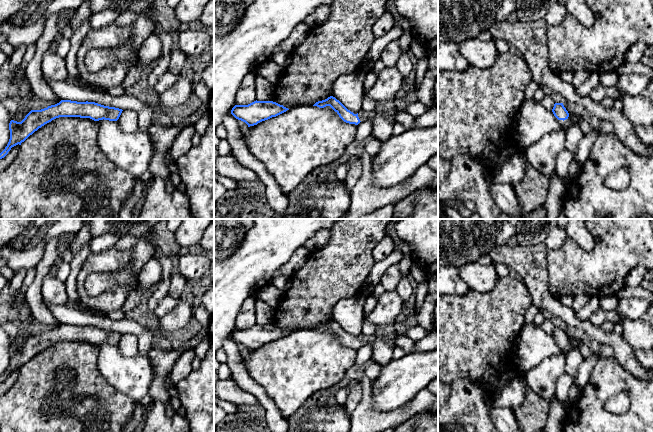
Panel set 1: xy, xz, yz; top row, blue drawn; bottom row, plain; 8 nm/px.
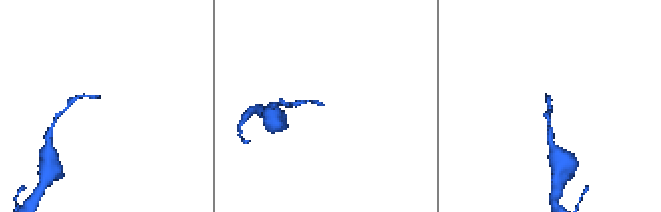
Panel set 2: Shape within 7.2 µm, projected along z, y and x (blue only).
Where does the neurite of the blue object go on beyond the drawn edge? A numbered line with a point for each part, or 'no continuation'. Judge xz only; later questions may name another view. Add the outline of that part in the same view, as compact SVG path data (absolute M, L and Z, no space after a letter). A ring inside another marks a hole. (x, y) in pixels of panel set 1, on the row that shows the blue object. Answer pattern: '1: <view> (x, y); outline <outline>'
1: xz (382, 118); outline M378 107L373 111L361 110L358 117L361 122L370 120L372 122L371 137L384 143L392 136L395 111L388 107Z

